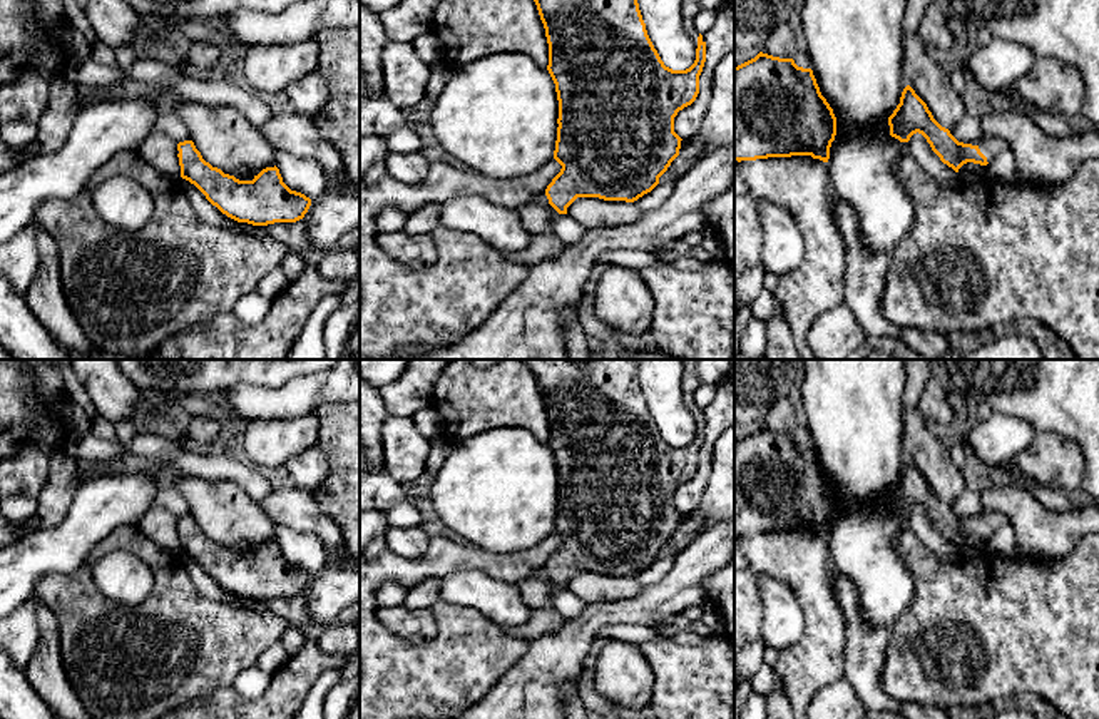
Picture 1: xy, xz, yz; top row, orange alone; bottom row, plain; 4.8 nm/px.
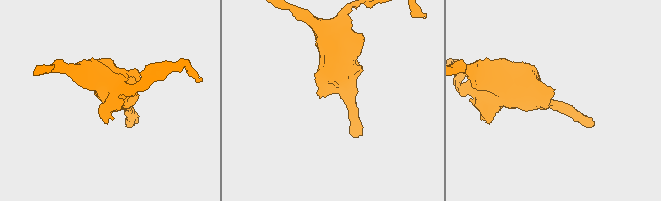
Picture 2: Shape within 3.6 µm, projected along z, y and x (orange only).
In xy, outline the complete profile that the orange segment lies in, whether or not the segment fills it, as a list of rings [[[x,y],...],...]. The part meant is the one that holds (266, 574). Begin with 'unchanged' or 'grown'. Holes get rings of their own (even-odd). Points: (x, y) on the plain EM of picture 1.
unchanged | [[[192,515],[177,518],[181,552],[194,558],[222,589],[253,600],[296,597],[311,574],[291,565],[279,543],[266,542],[253,555],[239,555],[206,537]]]

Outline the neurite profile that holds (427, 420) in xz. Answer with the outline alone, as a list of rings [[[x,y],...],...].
[[[433,406],[417,411],[411,418],[427,440],[442,436],[440,416]]]

